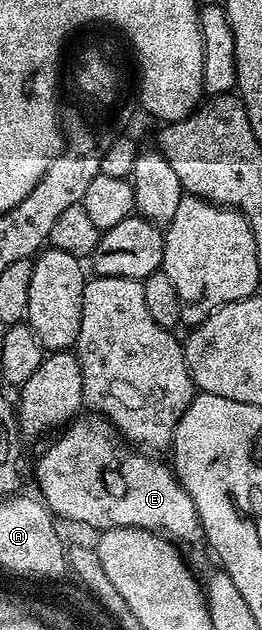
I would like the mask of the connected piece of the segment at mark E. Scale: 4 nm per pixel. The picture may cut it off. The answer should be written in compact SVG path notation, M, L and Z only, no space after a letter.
M76 416L35 465L38 496L56 518L88 525L94 531L133 527L162 535L168 542L200 540L193 499L181 487L172 466L136 451L116 433L106 417Z

